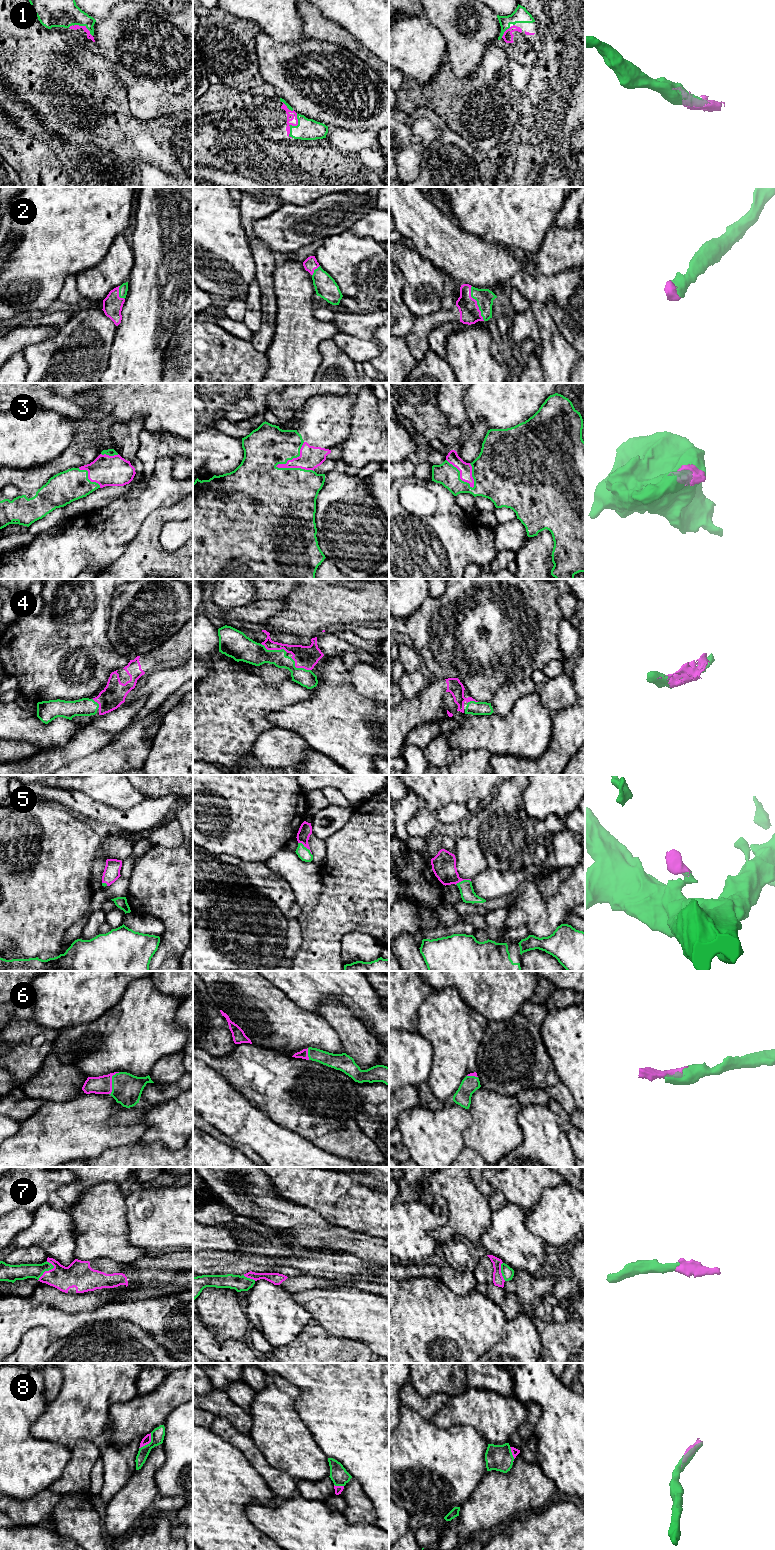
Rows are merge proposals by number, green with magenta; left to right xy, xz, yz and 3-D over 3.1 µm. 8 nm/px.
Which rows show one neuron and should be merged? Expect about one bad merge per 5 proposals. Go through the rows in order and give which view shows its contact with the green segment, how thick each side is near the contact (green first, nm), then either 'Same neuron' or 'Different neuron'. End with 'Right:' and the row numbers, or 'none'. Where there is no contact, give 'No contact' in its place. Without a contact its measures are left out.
1: Touches green in xz. Thickness 180 nm (green) against 70 nm. Same neuron
2: Touches green in yz. Thickness 140 nm (green) against 160 nm. Same neuron
3: Touches green in xz. Thickness 340 nm (green) against 180 nm. Same neuron
4: Touches green in xz. Thickness 200 nm (green) against 180 nm. Same neuron
5: Touches green in xz. Thickness 100 nm (green) against 110 nm. Same neuron
6: Touches green in xy. Thickness 240 nm (green) against 140 nm. Same neuron
7: Touches green in xy. Thickness 130 nm (green) against 200 nm. Same neuron
8: Touches green in xy. Thickness 110 nm (green) against 70 nm. Same neuron
Right: 1, 2, 3, 4, 5, 6, 7, 8

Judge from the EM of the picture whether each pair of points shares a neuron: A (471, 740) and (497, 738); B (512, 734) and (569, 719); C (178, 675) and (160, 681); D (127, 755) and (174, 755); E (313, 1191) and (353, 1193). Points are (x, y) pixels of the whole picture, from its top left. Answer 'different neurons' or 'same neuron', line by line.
A: same neuron
B: different neurons
C: same neuron
D: different neurons
E: same neuron

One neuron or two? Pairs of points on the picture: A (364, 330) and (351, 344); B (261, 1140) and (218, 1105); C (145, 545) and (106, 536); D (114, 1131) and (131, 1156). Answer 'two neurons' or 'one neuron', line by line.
A: two neurons
B: one neuron
C: two neurons
D: two neurons

